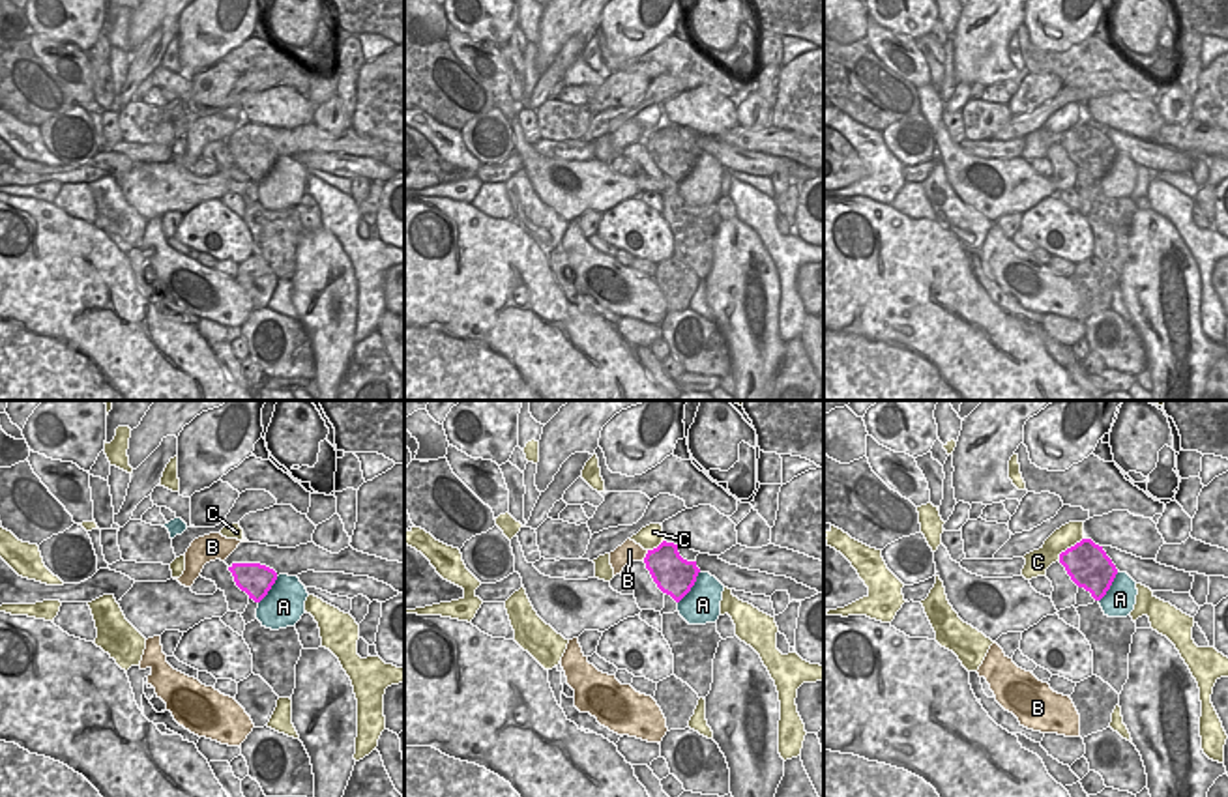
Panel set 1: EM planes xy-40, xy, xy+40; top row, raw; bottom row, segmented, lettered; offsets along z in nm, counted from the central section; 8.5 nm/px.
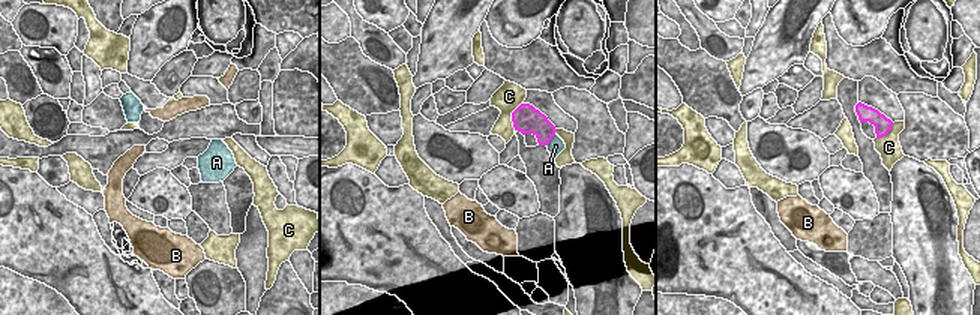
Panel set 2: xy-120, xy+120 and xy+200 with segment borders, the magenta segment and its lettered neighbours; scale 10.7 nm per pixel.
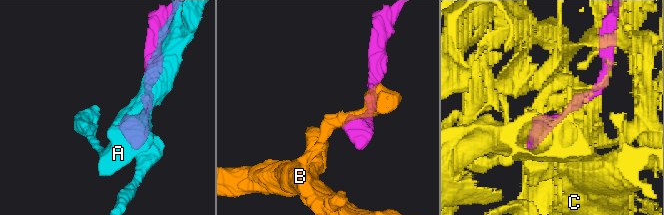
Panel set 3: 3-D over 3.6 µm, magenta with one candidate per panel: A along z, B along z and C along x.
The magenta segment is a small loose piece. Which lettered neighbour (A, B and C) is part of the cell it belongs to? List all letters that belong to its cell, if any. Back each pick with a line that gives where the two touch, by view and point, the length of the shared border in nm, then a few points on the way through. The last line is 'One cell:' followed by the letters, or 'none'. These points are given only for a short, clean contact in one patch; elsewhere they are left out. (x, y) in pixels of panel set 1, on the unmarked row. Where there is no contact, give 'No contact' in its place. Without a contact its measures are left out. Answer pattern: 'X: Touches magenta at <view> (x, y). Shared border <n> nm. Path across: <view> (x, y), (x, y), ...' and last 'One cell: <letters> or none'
One cell: none.

